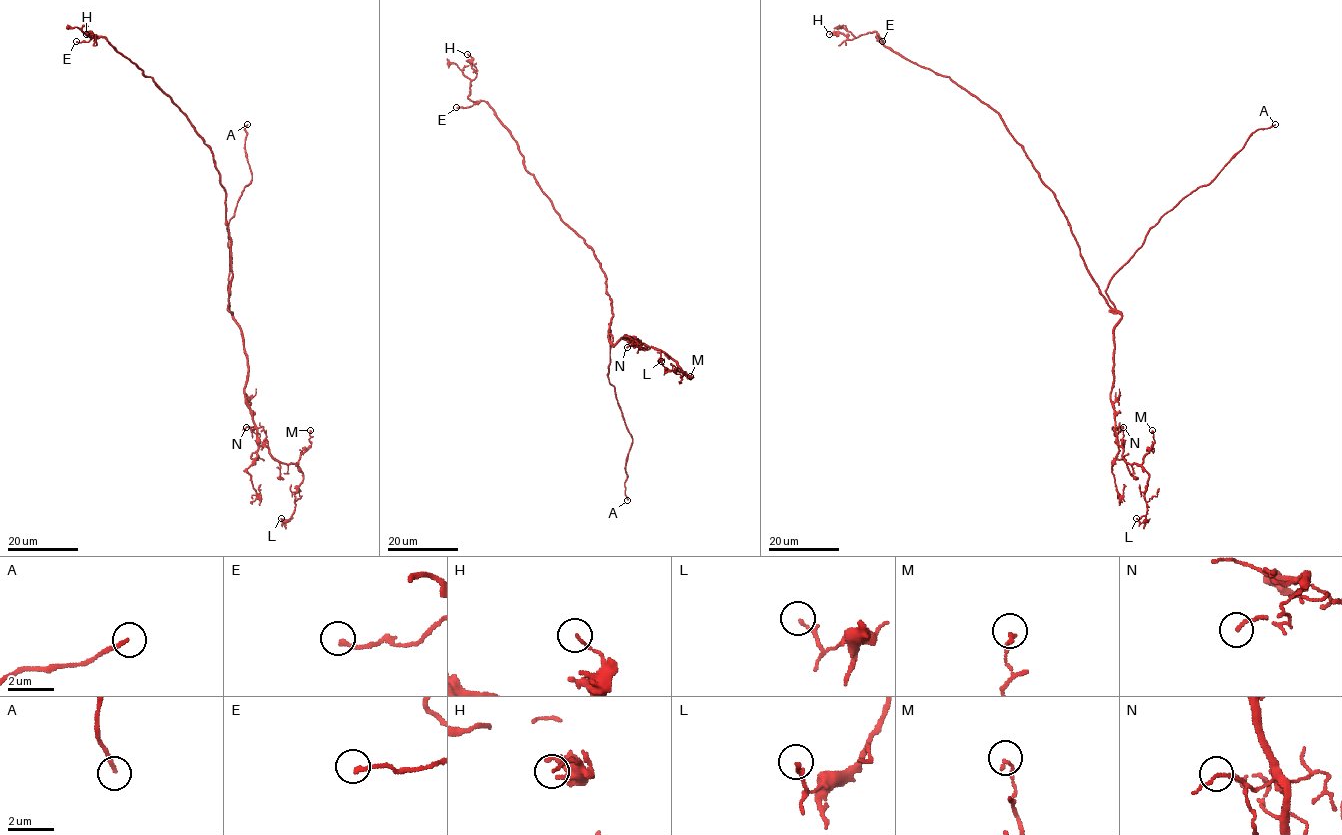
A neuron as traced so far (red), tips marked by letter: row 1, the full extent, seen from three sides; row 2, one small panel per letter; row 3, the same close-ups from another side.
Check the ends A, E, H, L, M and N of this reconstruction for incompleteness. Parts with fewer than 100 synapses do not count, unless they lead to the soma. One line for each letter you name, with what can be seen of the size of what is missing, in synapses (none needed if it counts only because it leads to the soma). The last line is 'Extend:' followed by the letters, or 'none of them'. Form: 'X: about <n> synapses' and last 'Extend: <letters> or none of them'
Extend: A

